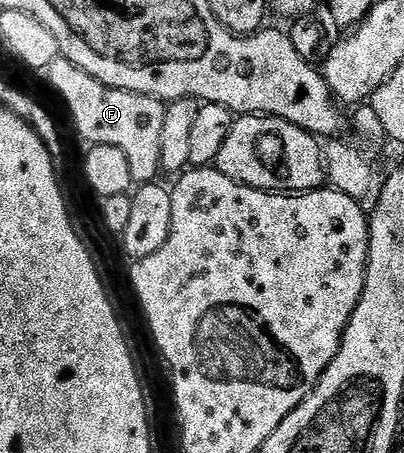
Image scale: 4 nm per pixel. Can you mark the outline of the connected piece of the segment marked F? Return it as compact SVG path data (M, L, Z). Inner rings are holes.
M61 54L44 69L44 76L62 95L62 100L74 119L74 128L87 140L87 145L116 146L116 150L122 151L124 158L128 158L135 185L152 184L159 179L162 172L160 133L166 113L166 104L163 101L144 94L104 86L104 82L92 78L92 74L80 70L80 66L68 62Z

